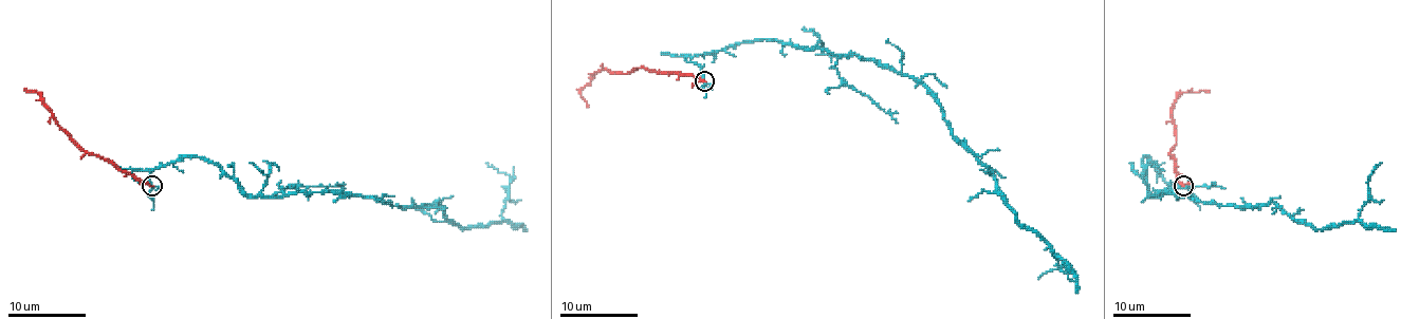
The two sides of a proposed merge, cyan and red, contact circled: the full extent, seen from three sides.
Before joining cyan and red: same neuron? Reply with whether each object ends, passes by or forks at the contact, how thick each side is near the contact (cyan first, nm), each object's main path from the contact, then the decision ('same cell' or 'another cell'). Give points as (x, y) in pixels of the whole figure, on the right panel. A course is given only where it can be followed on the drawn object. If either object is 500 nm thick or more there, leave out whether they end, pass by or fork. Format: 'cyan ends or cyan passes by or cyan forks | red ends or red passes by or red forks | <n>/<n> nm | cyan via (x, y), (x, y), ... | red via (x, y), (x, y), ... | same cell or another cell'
cyan forks | red passes by | 120/160 nm | cyan via (1184, 186), (1141, 161), (1153, 198), (1274, 202), (1295, 219), (1339, 227), (1358, 218), (1381, 163) | red via (1184, 186), (1178, 180), (1176, 163), (1171, 154), (1176, 143), (1172, 106), (1184, 92), (1210, 92) | another cell

